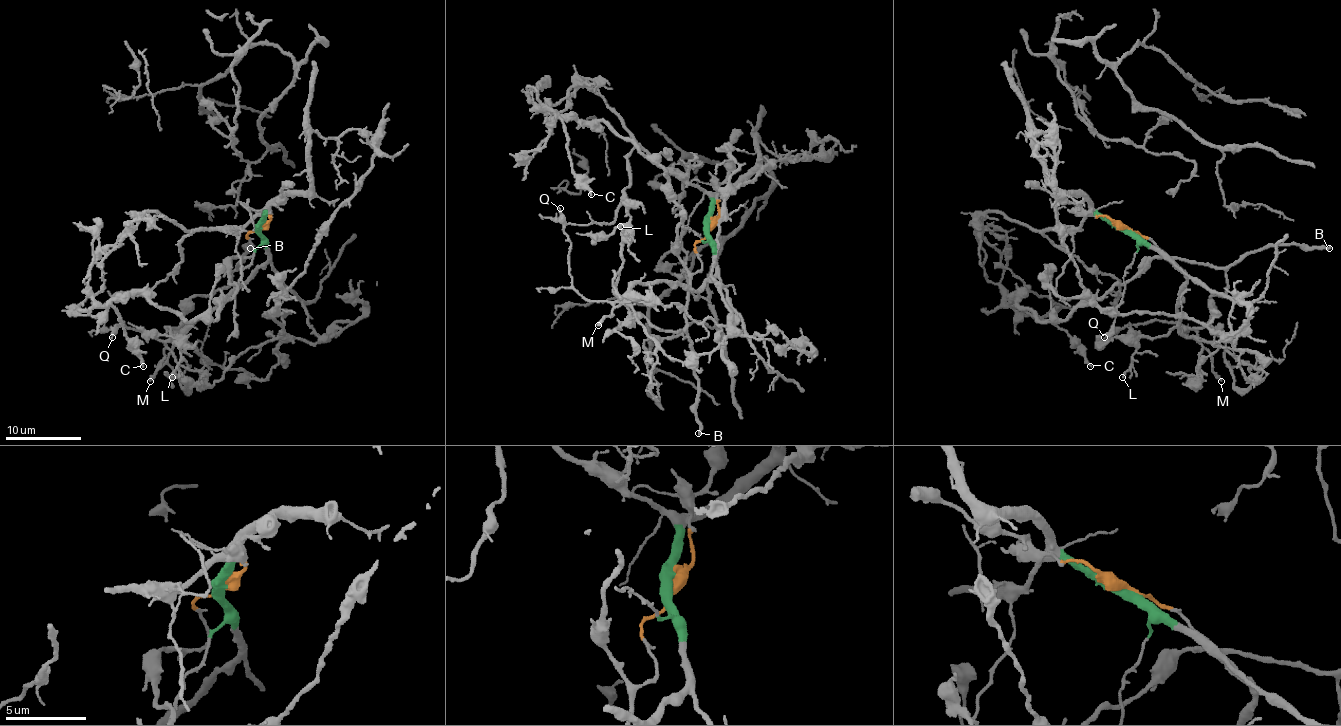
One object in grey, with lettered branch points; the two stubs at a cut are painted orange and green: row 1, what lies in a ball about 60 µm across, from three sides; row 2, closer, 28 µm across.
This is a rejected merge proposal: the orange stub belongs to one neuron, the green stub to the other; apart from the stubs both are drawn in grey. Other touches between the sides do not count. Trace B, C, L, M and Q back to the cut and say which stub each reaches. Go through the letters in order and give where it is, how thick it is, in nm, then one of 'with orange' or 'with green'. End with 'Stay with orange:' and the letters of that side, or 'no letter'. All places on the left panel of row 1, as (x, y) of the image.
B: at (250, 248); 360 nm thick; with orange
C: at (143, 366); 260 nm thick; with orange
L: at (172, 377); 170 nm thick; with orange
M: at (150, 381); 280 nm thick; with green
Q: at (112, 337); 180 nm thick; with green
Stay with orange: B, C, L

